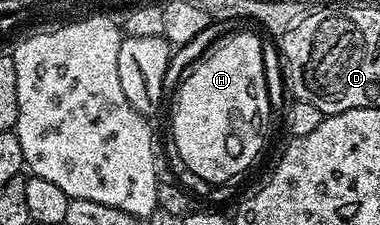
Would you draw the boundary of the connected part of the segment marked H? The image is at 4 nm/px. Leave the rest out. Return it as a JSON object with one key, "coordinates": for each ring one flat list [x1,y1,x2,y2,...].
{"coordinates":[[232,32,214,46,198,62,184,74,178,89,175,91,176,107,172,110,172,130,170,137,178,144,178,153,202,180,213,184,228,182,236,178,260,154,260,146,256,142,228,142,231,138,240,138,244,130,252,126,252,122,268,122,274,117,270,104,268,85,264,75,264,47,256,34,238,34]]}

